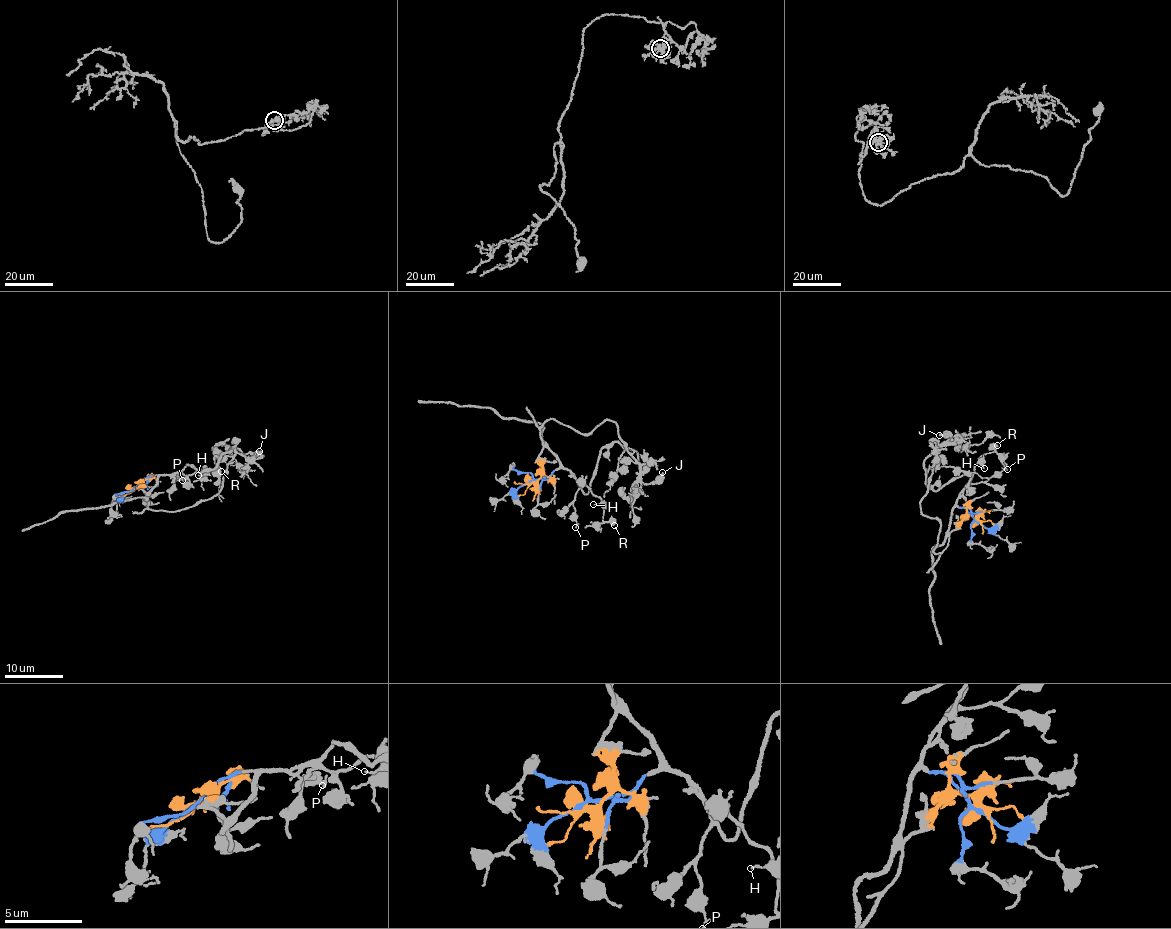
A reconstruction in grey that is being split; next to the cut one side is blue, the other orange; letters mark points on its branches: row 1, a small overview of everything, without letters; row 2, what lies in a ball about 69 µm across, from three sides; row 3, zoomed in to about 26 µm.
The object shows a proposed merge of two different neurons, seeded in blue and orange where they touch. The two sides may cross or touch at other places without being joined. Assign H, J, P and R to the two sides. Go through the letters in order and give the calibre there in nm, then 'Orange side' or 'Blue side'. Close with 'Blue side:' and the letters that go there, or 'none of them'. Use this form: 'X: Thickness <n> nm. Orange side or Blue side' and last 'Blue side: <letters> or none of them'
H: Thickness 100 nm. Blue side
J: Thickness 190 nm. Blue side
P: Thickness 170 nm. Blue side
R: Thickness 420 nm. Blue side
Blue side: H, J, P, R

